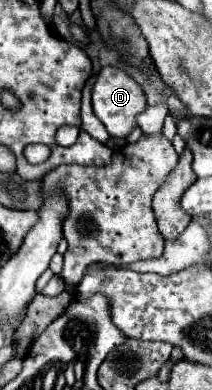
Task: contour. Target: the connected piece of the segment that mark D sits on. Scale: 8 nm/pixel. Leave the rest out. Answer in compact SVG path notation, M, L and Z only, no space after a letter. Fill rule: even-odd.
M105 66L99 70L95 86L93 86L93 112L105 124L107 132L113 138L125 138L137 128L137 114L147 110L147 96L143 88L121 68Z

